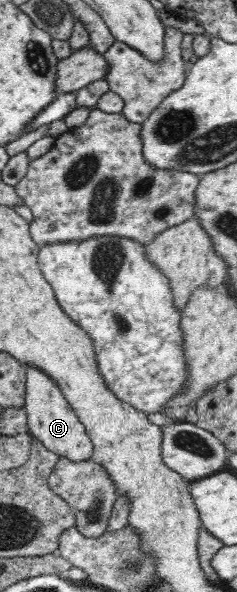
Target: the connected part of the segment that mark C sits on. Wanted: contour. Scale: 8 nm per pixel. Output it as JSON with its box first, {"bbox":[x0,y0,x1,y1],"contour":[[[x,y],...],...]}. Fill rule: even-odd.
{"bbox":[24,365,93,463],"contour":[[[26,365],[25,388],[24,404],[27,411],[27,426],[33,437],[42,442],[42,445],[50,453],[55,453],[59,458],[65,457],[74,463],[93,459],[93,443],[85,432],[85,427],[81,424],[79,417],[57,385],[39,369]]]}

